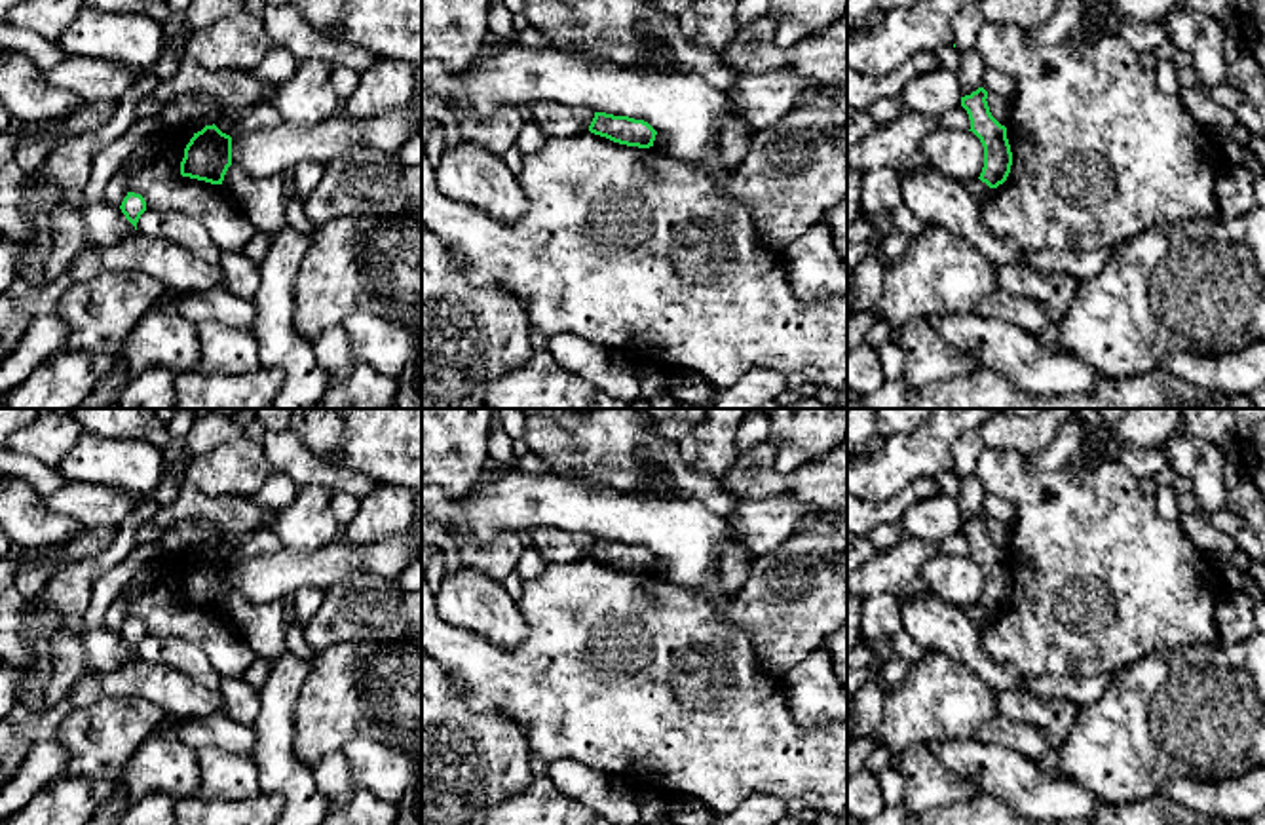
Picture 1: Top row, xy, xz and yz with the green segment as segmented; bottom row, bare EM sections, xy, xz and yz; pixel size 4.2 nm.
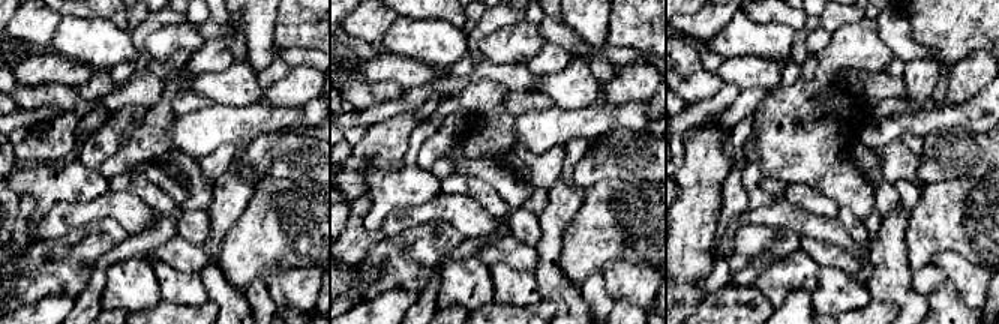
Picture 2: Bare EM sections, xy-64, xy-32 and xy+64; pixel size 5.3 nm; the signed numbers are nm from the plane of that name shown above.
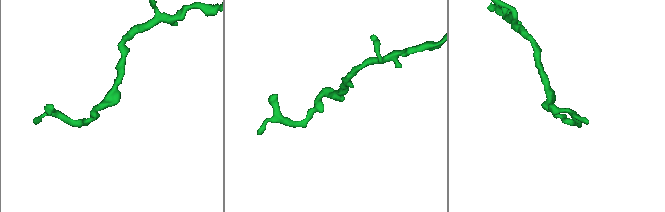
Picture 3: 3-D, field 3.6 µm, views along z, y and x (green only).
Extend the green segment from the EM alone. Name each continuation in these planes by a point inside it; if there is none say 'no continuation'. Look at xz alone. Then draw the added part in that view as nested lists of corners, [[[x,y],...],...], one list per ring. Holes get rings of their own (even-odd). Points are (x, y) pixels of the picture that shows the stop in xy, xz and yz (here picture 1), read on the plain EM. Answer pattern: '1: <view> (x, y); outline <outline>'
no continuation

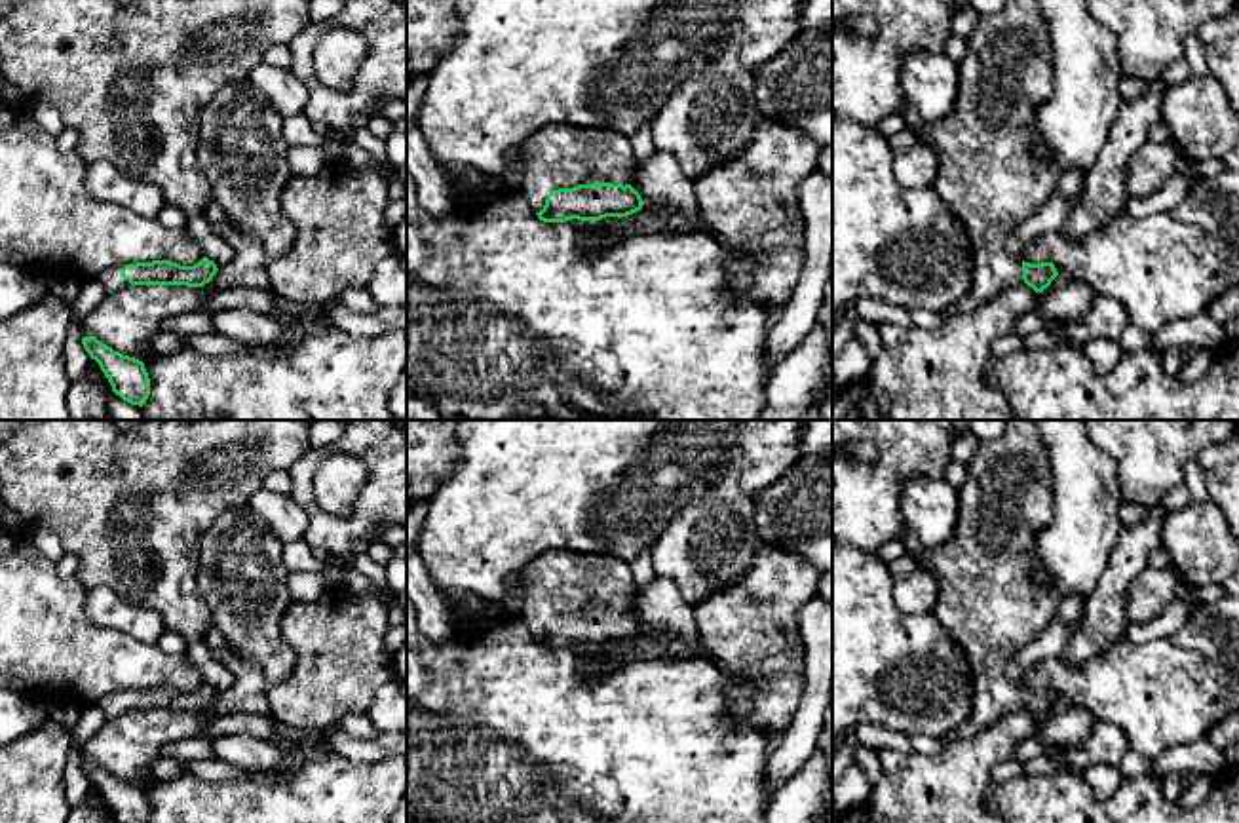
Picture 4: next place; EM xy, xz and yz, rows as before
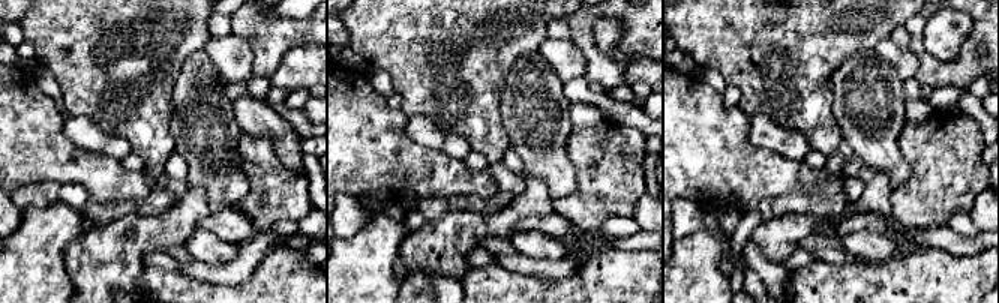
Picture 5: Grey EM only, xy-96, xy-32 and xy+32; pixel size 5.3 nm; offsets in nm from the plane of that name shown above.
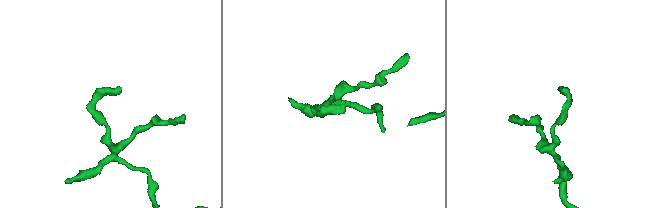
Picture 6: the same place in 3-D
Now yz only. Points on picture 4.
1: yz (987, 603); outline [[[1005,420],[998,439],[982,439],[977,454],[965,466],[965,481],[958,487],[960,517],[954,536],[939,547],[925,547],[916,561],[927,568],[939,584],[939,599],[933,616],[946,635],[965,652],[975,684],[975,699],[969,718],[952,737],[969,737],[996,722],[1000,717],[1024,709],[1022,686],[1007,677],[1007,665],[1015,654],[1034,641],[1055,618],[1064,597],[1045,584],[1036,585],[1030,576],[1038,568],[1034,551],[1036,536],[1053,521],[1053,471],[1049,443],[1038,433],[1032,420]]]

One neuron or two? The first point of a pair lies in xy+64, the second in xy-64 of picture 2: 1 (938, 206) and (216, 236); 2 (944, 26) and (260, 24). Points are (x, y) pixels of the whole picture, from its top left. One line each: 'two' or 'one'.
1: two
2: two

